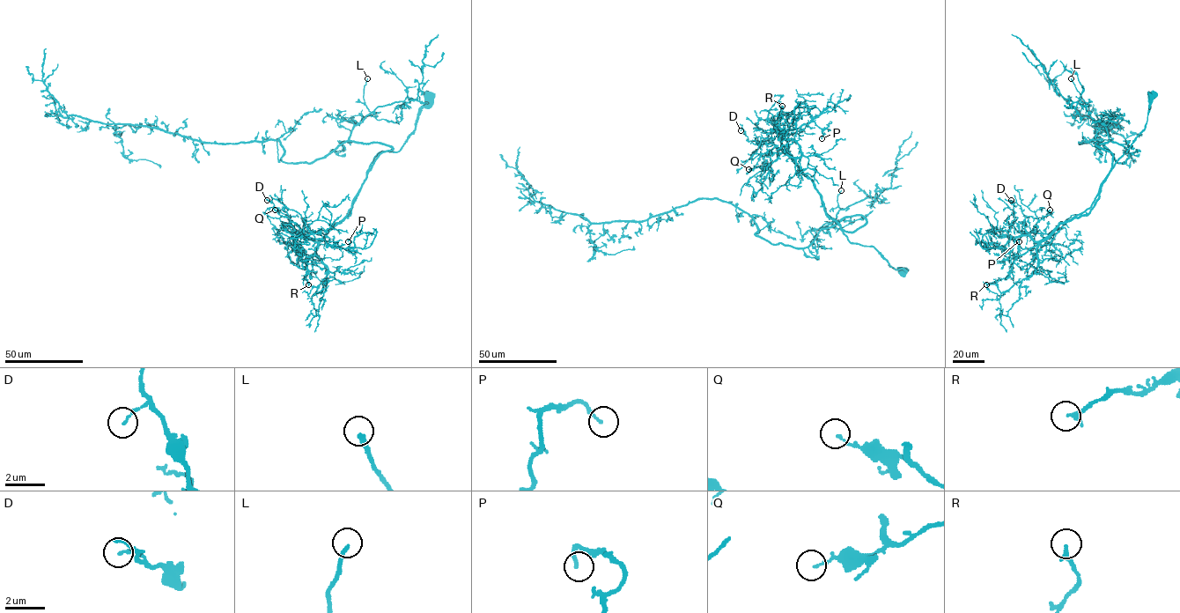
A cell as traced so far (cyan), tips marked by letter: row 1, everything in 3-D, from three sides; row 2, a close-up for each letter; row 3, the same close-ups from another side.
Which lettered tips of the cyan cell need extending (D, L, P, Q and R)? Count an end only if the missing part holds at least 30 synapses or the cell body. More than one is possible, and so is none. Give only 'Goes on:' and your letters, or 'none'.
Goes on: L

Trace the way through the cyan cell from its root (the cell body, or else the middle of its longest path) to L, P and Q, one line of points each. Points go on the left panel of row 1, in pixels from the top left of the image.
L: (428, 96), (402, 147), (379, 151), (369, 169), (392, 148), (349, 139), (371, 112), (363, 97), (367, 78)
P: (428, 96), (402, 147), (374, 158), (345, 217), (318, 241), (308, 235), (348, 251), (348, 241)
Q: (428, 96), (402, 147), (374, 158), (348, 212), (321, 239), (313, 241), (298, 232), (290, 216), (275, 210)

